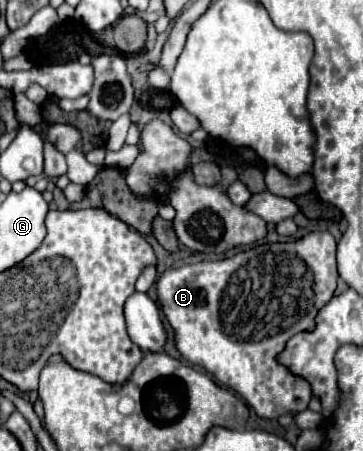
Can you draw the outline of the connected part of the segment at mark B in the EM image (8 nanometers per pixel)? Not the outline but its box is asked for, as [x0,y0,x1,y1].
[157,231,337,419]

